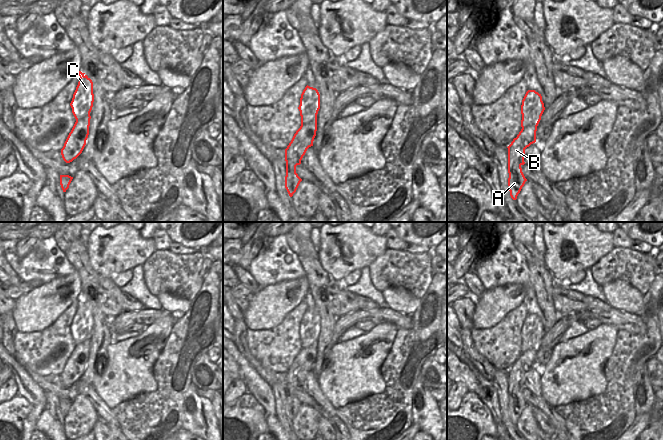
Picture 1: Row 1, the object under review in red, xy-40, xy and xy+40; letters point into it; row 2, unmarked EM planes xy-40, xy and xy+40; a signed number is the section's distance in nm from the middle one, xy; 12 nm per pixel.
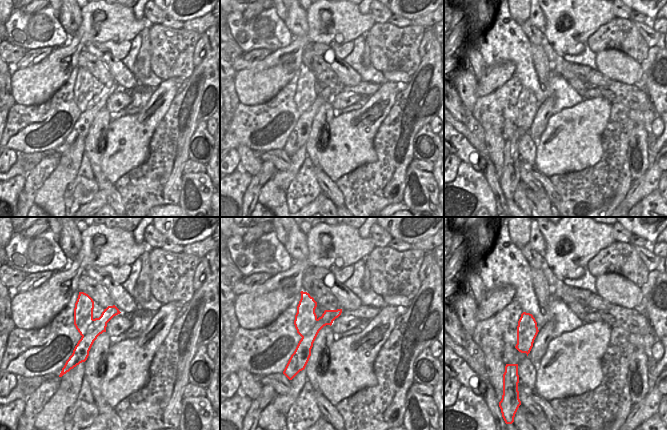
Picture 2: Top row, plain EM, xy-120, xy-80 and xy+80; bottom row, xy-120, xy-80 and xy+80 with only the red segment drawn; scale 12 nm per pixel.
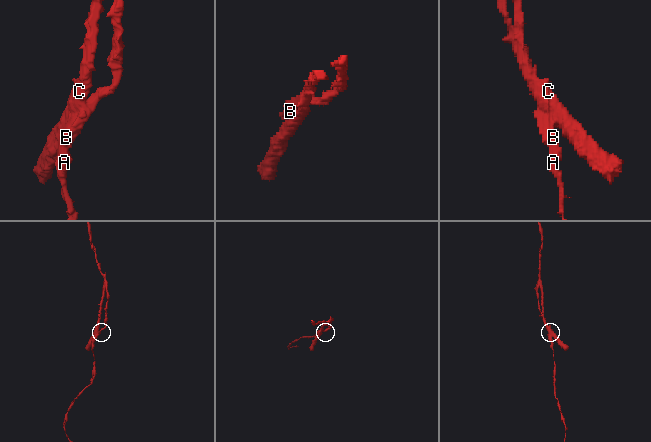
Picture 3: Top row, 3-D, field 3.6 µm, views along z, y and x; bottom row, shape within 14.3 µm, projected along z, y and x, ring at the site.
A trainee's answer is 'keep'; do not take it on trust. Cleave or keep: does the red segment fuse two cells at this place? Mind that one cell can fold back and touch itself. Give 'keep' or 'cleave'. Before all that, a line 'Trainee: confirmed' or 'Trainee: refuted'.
Trainee: refuted
cleave

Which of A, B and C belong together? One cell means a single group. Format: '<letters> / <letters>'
A B / C

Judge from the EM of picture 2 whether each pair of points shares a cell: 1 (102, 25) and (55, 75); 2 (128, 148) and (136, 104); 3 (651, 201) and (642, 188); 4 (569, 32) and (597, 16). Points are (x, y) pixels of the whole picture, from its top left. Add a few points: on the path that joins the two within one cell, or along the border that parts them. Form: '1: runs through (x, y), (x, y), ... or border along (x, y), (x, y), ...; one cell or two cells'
1: runs through (87, 32), (59, 60); one cell
2: border along (150, 96), (149, 100), (137, 112), (126, 114); two cells
3: border along (656, 188), (640, 201); two cells
4: runs through (576, 25), (585, 16), (590, 16); one cell

